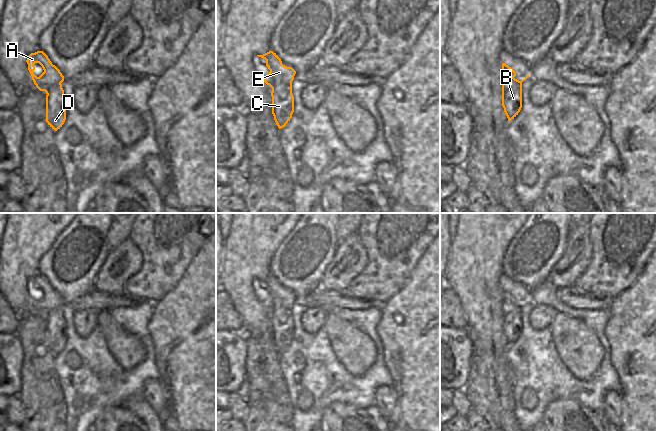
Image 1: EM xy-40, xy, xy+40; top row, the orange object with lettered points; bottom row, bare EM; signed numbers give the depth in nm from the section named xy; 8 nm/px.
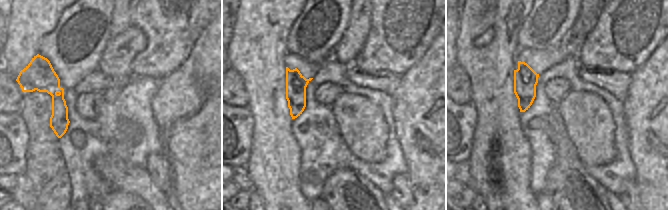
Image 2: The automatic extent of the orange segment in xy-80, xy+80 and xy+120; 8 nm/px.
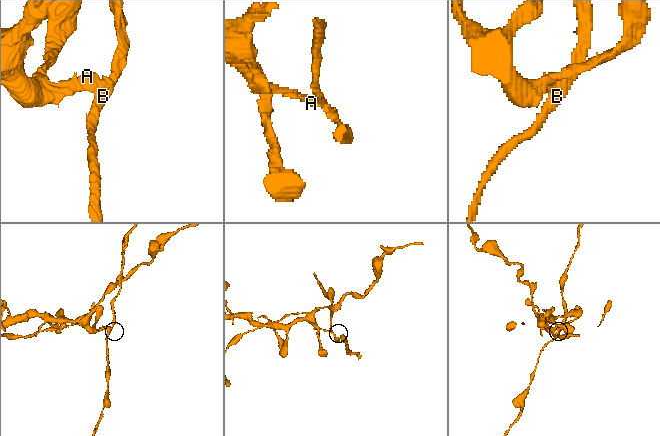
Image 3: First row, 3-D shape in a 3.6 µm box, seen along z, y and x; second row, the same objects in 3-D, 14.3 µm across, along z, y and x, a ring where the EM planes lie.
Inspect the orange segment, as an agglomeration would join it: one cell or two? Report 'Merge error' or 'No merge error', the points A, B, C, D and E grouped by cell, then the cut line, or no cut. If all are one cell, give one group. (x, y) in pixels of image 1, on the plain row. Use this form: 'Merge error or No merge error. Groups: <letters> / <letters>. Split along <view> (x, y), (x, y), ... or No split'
Merge error. Groups: A E / B C D. Split along xy (291, 306), (280, 306), (272, 313)

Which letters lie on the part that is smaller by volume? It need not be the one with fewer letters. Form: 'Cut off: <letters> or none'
Cut off: B, C, D

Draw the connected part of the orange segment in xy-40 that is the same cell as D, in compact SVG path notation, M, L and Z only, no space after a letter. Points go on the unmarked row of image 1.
M62 308L53 309L46 319L46 346L57 355L66 344L66 320Z

